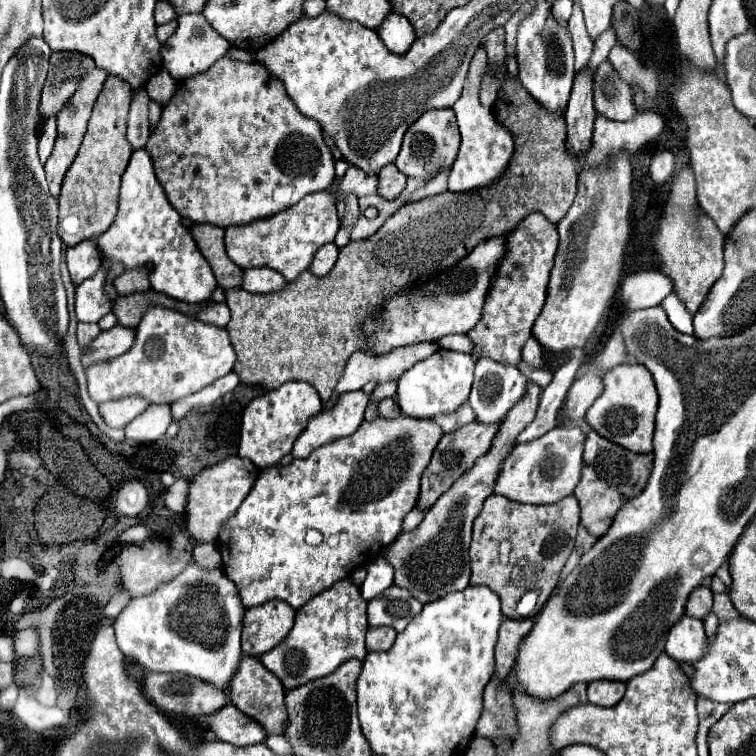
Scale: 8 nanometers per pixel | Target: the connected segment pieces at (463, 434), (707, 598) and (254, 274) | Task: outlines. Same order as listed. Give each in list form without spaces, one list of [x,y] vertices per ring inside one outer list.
[[[472,420],[470,424],[462,426],[460,430],[454,430],[454,432],[448,432],[448,434],[442,436],[442,440],[438,442],[438,446],[434,450],[432,462],[428,464],[428,470],[424,472],[424,478],[422,478],[422,492],[420,492],[420,498],[418,498],[418,506],[422,510],[428,510],[468,468],[474,466],[474,462],[480,456],[484,456],[490,450],[498,428],[500,428],[500,422],[486,426],[484,422]]]
[[[702,584],[702,586],[694,588],[692,594],[688,596],[686,614],[702,620],[710,610],[712,610],[712,590],[710,590],[710,586]]]
[[[246,268],[242,274],[242,290],[252,294],[268,294],[274,290],[282,290],[286,278],[270,268]]]

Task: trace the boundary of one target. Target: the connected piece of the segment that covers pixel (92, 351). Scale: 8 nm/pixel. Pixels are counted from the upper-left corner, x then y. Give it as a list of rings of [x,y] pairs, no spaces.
[[[116,324],[108,332],[100,332],[92,340],[88,350],[82,354],[84,368],[88,368],[88,364],[92,364],[92,362],[108,360],[108,358],[114,358],[114,356],[120,356],[120,354],[128,352],[132,348],[134,340],[136,340],[136,330],[120,326],[120,324]]]

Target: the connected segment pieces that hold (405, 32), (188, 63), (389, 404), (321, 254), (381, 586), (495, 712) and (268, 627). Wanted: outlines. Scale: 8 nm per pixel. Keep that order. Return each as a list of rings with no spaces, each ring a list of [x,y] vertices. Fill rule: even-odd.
[[[396,12],[388,14],[386,20],[376,28],[376,32],[384,46],[396,54],[406,54],[410,44],[416,39],[414,28],[408,22],[408,18]]]
[[[180,14],[176,32],[162,44],[162,50],[160,50],[162,66],[170,72],[170,76],[174,80],[180,82],[194,74],[206,72],[208,66],[212,66],[218,58],[226,56],[228,48],[230,48],[228,42],[224,42],[224,38],[214,34],[212,26],[208,26],[208,22],[204,20],[202,14]]]
[[[384,398],[384,400],[380,400],[378,412],[380,412],[380,416],[384,416],[384,418],[396,418],[396,416],[400,416],[400,408],[396,406],[396,400],[394,400],[394,398]]]
[[[334,242],[324,244],[324,246],[320,246],[318,252],[314,254],[308,270],[310,270],[312,274],[316,274],[316,276],[326,276],[326,274],[332,270],[336,258],[338,258],[338,246],[336,246]]]
[[[376,558],[374,562],[368,564],[366,570],[368,570],[368,574],[366,574],[366,580],[362,582],[360,590],[366,600],[372,600],[392,586],[394,568],[388,562],[384,562],[384,558]]]
[[[492,676],[484,690],[484,708],[476,724],[476,734],[492,740],[512,734],[512,692],[496,676]]]
[[[282,600],[248,608],[242,630],[242,652],[246,656],[260,656],[278,646],[292,630],[294,616],[296,610]]]

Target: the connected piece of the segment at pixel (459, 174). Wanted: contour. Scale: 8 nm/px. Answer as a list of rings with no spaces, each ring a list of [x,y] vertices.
[[[480,46],[471,60],[470,72],[464,82],[464,94],[460,96],[456,106],[452,106],[452,110],[456,112],[456,118],[458,118],[460,134],[462,134],[462,146],[460,146],[458,158],[452,166],[450,180],[448,180],[448,190],[452,190],[452,192],[478,190],[478,188],[490,186],[492,182],[500,180],[514,154],[514,140],[512,140],[510,130],[496,120],[492,108],[482,106],[479,101],[479,91],[487,64],[487,54]]]

